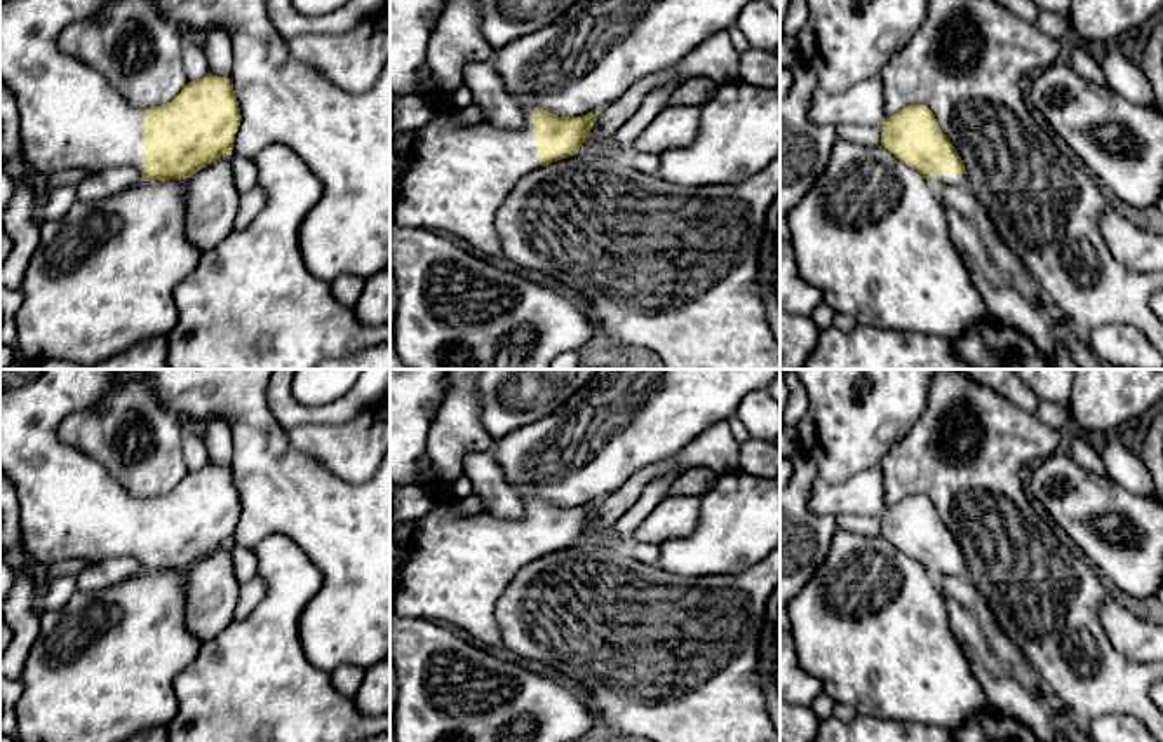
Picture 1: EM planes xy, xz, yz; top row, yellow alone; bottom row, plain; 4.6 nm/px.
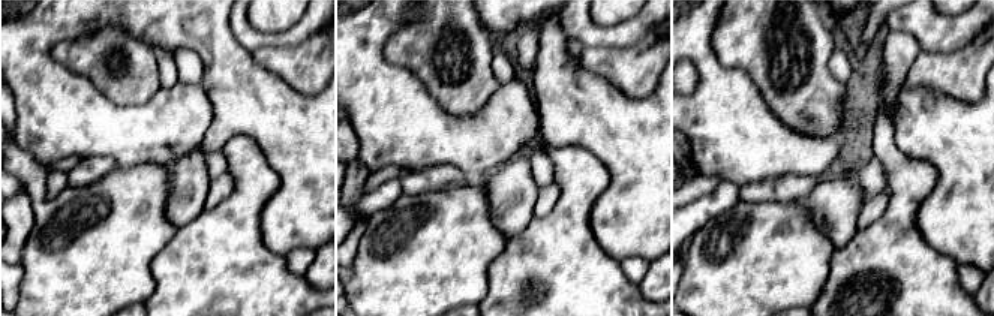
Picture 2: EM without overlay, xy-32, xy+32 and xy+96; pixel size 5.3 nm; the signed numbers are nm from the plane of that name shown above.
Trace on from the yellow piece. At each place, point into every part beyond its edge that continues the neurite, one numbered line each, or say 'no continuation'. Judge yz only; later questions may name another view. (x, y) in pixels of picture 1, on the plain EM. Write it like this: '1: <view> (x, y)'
1: yz (949, 570)

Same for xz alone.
1: xz (458, 568)

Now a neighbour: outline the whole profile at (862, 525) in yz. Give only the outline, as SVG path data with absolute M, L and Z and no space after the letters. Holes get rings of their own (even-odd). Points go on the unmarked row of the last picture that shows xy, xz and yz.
M841 514L836 517L837 528L862 535L879 536L881 535L881 516L853 516Z

